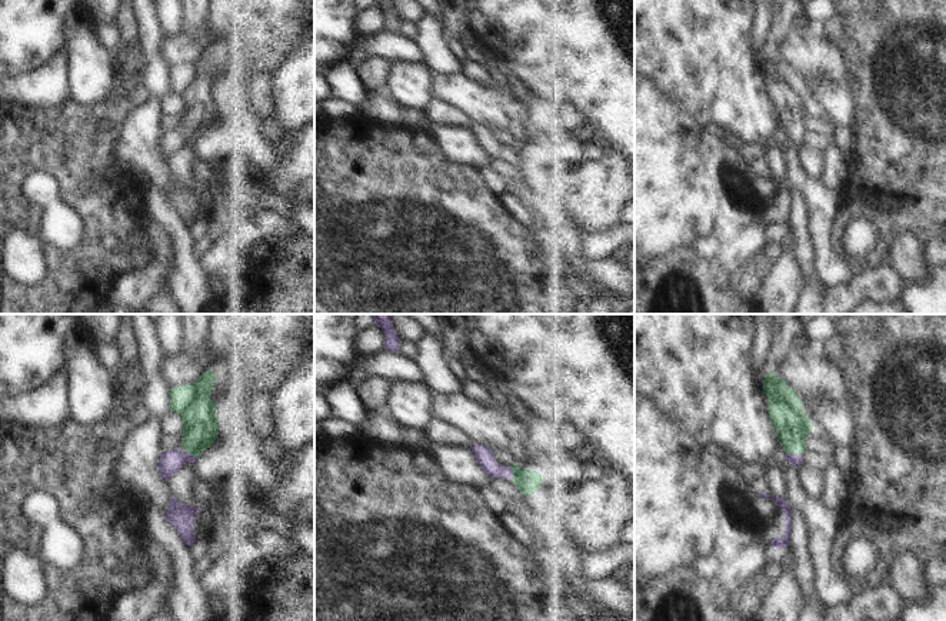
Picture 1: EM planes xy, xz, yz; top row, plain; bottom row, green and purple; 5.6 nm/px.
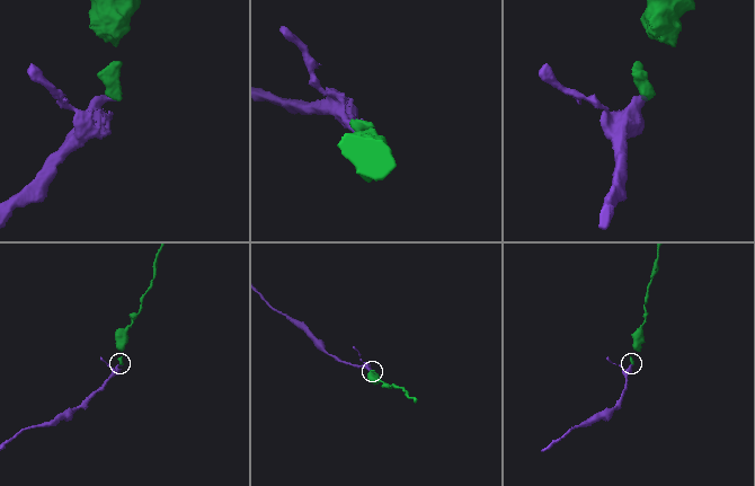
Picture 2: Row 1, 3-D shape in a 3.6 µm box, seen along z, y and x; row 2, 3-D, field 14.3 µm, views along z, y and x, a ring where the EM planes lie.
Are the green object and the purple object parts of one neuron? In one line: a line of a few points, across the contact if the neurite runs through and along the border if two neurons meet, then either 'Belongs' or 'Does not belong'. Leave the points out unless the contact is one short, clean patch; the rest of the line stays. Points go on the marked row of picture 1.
Line: xz (528, 483), (513, 473), (498, 471), (486, 460). Belongs.

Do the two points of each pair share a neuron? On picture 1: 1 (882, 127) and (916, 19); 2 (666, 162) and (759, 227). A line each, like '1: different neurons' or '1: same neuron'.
1: same neuron
2: same neuron

